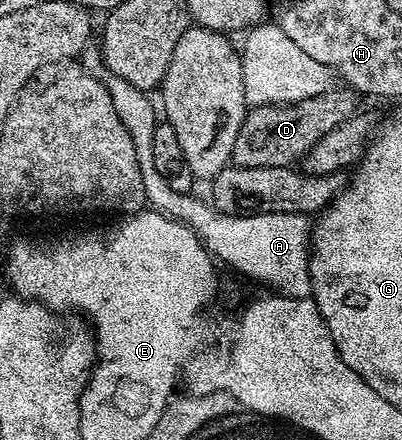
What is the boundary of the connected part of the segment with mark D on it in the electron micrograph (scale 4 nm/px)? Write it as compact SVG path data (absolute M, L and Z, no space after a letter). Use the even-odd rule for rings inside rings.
M332 88L321 96L290 104L250 107L241 124L241 132L237 132L231 162L245 168L294 167L307 155L309 148L313 148L313 144L321 140L321 136L333 132L333 128L337 128L356 113L356 91L342 89Z

